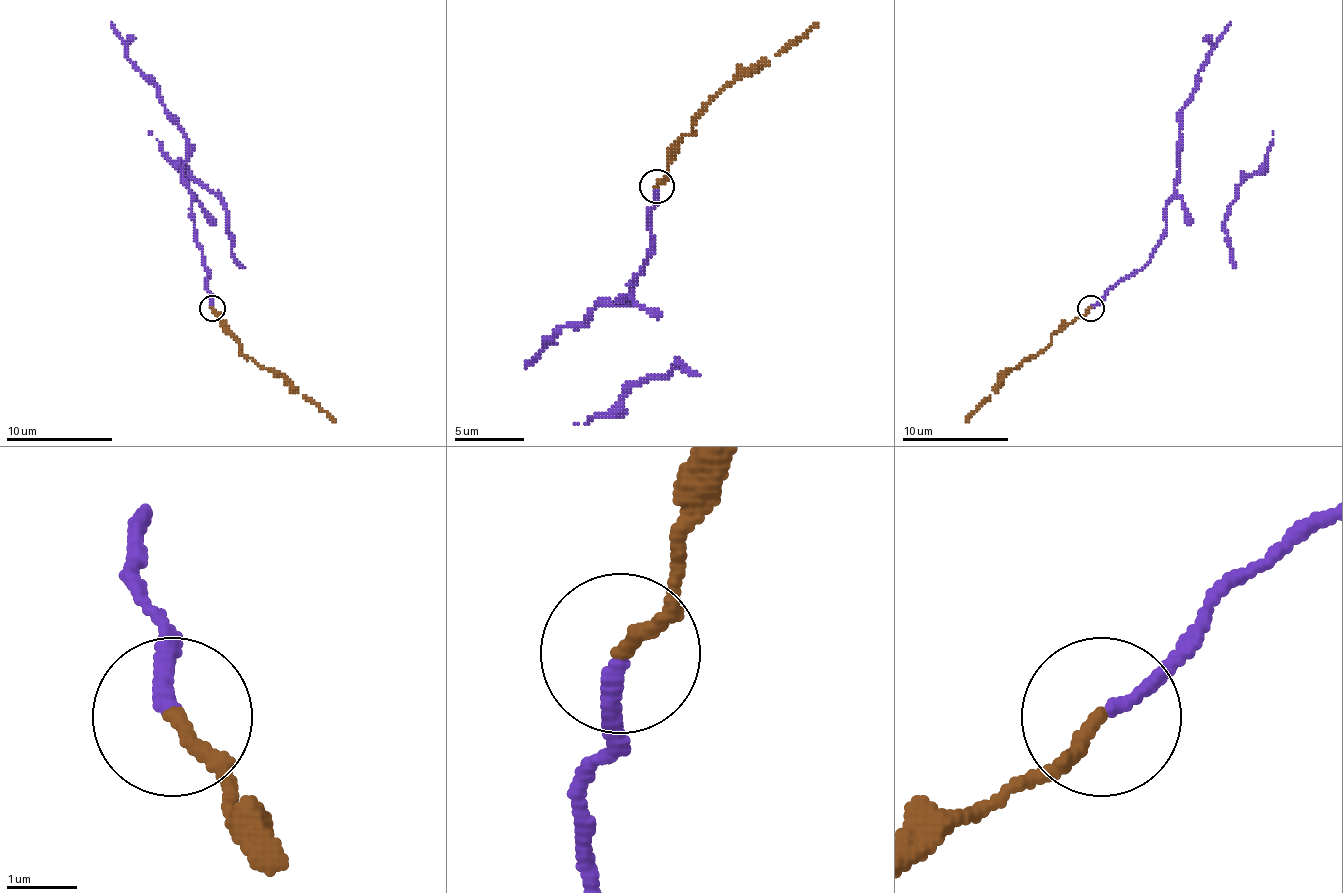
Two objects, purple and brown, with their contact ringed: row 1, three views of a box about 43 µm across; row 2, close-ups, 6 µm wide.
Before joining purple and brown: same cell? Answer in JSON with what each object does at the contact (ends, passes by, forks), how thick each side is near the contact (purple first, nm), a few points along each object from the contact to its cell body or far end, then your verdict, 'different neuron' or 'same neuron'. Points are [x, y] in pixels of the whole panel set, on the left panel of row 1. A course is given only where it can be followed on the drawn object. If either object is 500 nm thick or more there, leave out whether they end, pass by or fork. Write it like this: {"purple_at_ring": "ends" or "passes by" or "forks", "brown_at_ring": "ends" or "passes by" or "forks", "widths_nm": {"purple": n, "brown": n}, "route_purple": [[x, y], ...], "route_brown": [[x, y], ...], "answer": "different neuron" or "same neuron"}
{"purple_at_ring": "ends", "brown_at_ring": "ends", "widths_nm": {"purple": 200, "brown": 220}, "route_purple": [[213, 307], [207, 267], [183, 177], [183, 129], [154, 83], [135, 65], [111, 22]], "route_brown": [[213, 307], [245, 355], [282, 377], [335, 422]], "answer": "same neuron"}

